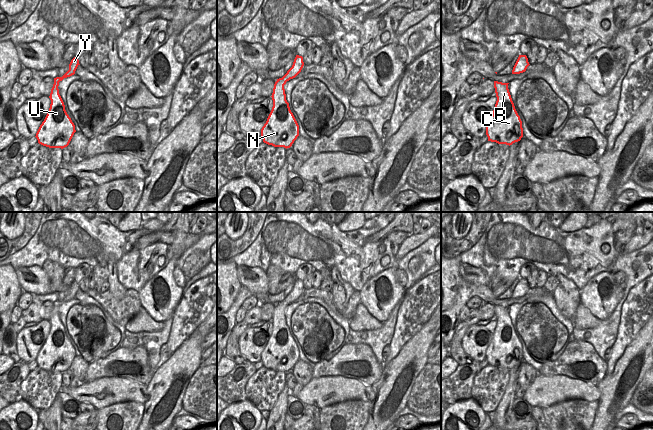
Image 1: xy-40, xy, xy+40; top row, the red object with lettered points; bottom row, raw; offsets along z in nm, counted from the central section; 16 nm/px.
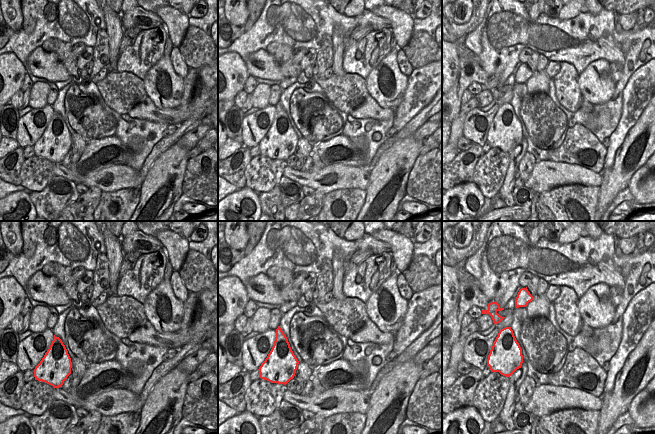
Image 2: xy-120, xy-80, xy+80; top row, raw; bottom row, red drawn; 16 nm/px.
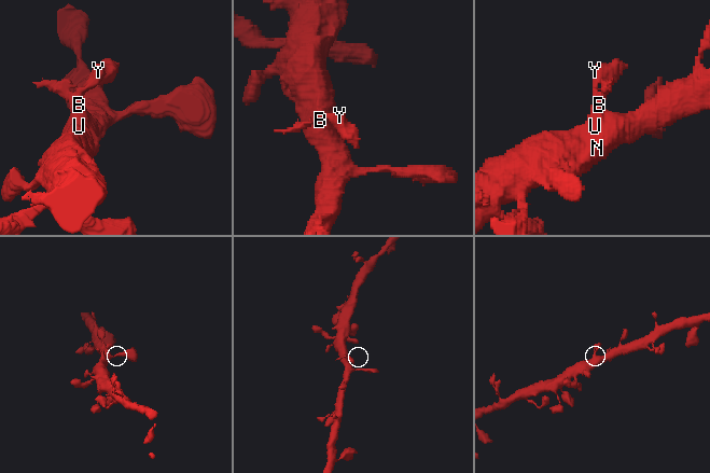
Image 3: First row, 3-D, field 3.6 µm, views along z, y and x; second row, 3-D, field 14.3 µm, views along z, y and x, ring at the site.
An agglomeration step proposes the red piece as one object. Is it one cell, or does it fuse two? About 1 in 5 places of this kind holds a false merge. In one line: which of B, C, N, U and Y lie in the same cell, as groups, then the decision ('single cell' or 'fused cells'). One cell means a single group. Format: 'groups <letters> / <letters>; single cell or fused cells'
groups B C N U Y; single cell

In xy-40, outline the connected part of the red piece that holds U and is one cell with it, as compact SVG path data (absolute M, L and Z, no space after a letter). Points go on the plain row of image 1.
M74 281L69 288L69 294L62 301L54 302L49 320L50 332L35 360L43 370L63 373L69 369L76 356L75 349L65 334L58 310L64 302L74 299L79 289L79 284Z

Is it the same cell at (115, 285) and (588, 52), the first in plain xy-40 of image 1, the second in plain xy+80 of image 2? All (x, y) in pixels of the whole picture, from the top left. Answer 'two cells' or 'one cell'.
two cells

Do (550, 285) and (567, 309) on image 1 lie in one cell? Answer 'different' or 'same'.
different

